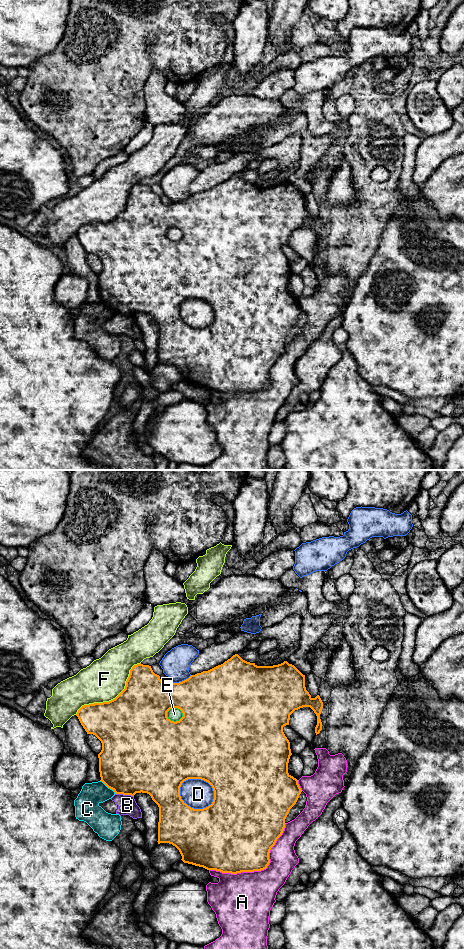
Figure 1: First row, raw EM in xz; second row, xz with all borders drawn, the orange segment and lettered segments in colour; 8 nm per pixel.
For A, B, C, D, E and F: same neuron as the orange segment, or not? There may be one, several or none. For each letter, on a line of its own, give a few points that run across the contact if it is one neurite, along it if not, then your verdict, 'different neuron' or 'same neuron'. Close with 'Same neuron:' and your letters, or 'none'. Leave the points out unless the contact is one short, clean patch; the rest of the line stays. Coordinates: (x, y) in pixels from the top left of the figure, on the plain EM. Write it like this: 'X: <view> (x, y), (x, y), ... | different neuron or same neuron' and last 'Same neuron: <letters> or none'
A: different neuron
B: different neuron
C: different neuron
D: different neuron
E: different neuron
F: different neuron
Same neuron: none

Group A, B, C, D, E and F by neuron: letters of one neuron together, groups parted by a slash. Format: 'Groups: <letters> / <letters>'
Groups: A / B / C / D E / F

